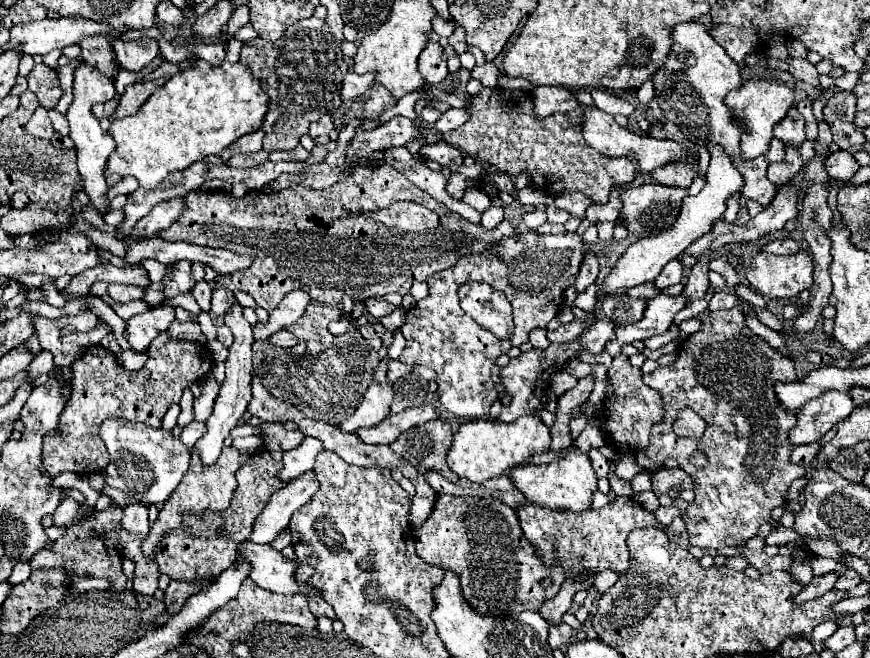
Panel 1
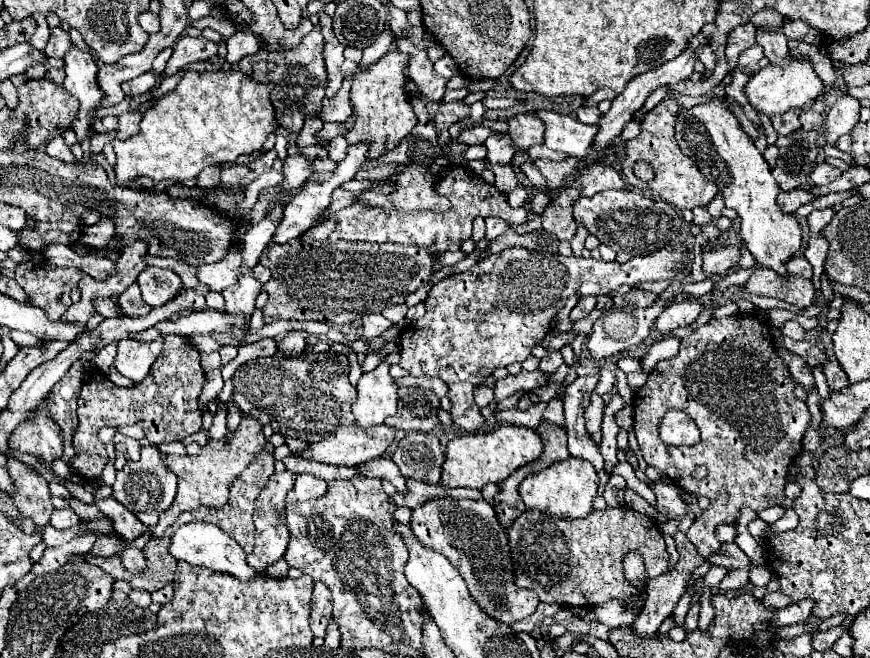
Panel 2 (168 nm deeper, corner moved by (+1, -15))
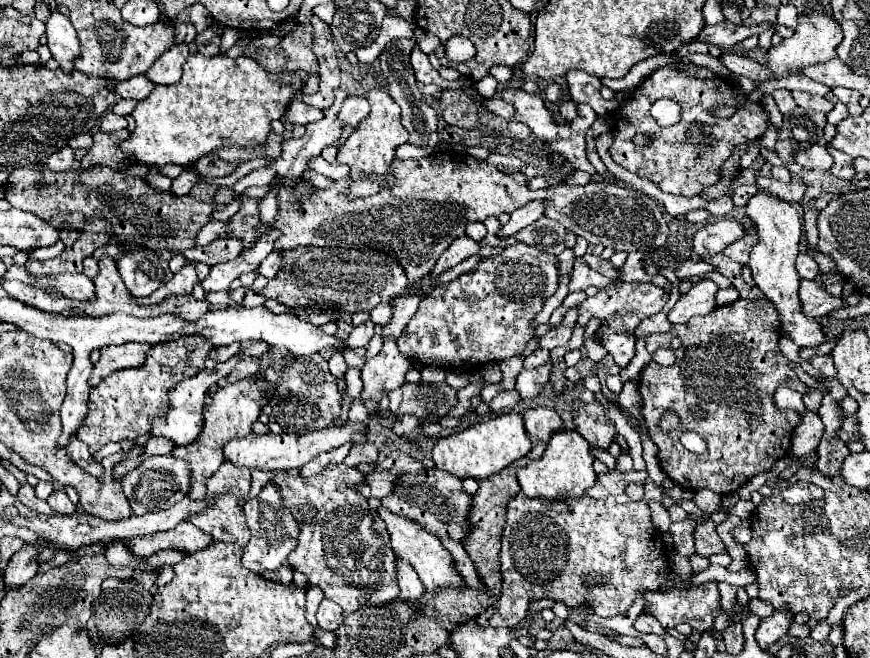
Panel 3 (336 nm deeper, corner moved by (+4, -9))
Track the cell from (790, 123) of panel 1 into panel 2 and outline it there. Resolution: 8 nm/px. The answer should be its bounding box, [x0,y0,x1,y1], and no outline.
[773,110,801,136]

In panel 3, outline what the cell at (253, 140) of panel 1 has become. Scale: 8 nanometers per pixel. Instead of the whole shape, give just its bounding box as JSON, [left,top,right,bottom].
[170,170,200,196]

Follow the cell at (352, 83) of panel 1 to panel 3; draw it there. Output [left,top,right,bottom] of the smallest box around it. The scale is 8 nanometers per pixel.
[280,100,324,124]

